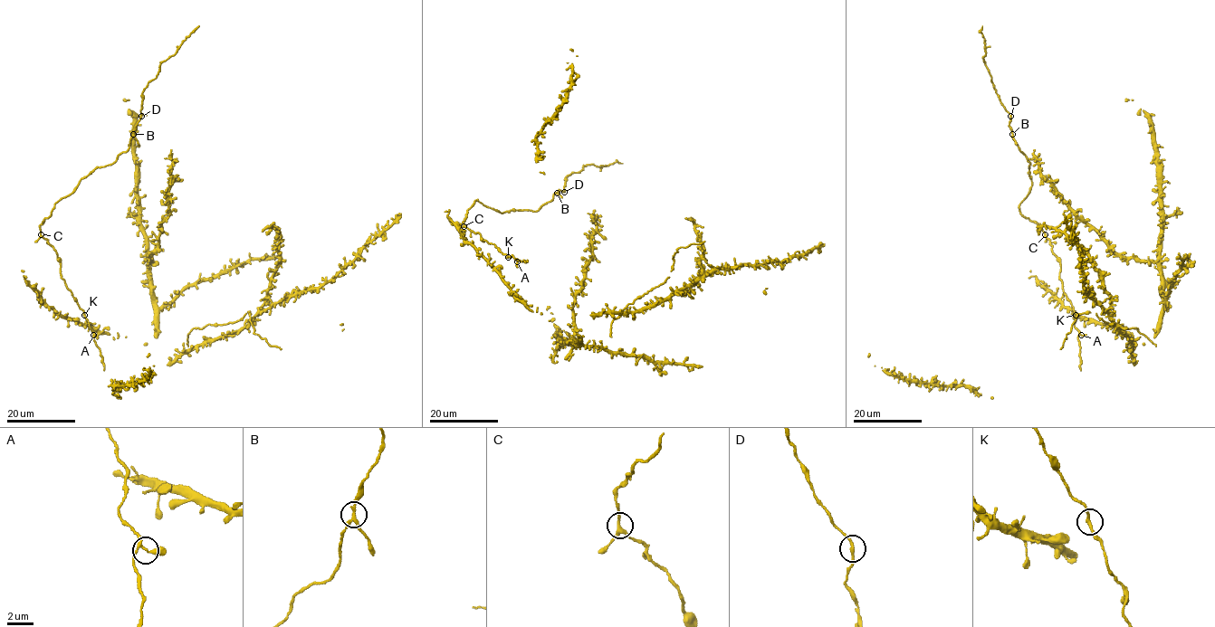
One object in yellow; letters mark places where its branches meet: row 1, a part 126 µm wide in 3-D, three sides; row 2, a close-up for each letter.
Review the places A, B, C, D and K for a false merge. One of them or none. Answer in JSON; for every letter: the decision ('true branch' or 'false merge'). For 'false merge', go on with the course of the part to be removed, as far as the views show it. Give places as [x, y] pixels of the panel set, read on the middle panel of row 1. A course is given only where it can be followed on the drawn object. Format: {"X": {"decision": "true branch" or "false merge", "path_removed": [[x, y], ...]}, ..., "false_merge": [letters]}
{"A": {"decision": "true branch"}, "B": {"decision": "false merge"}, "C": {"decision": "true branch"}, "D": {"decision": "true branch"}, "K": {"decision": "true branch"}, "false_merge": ["B"]}

